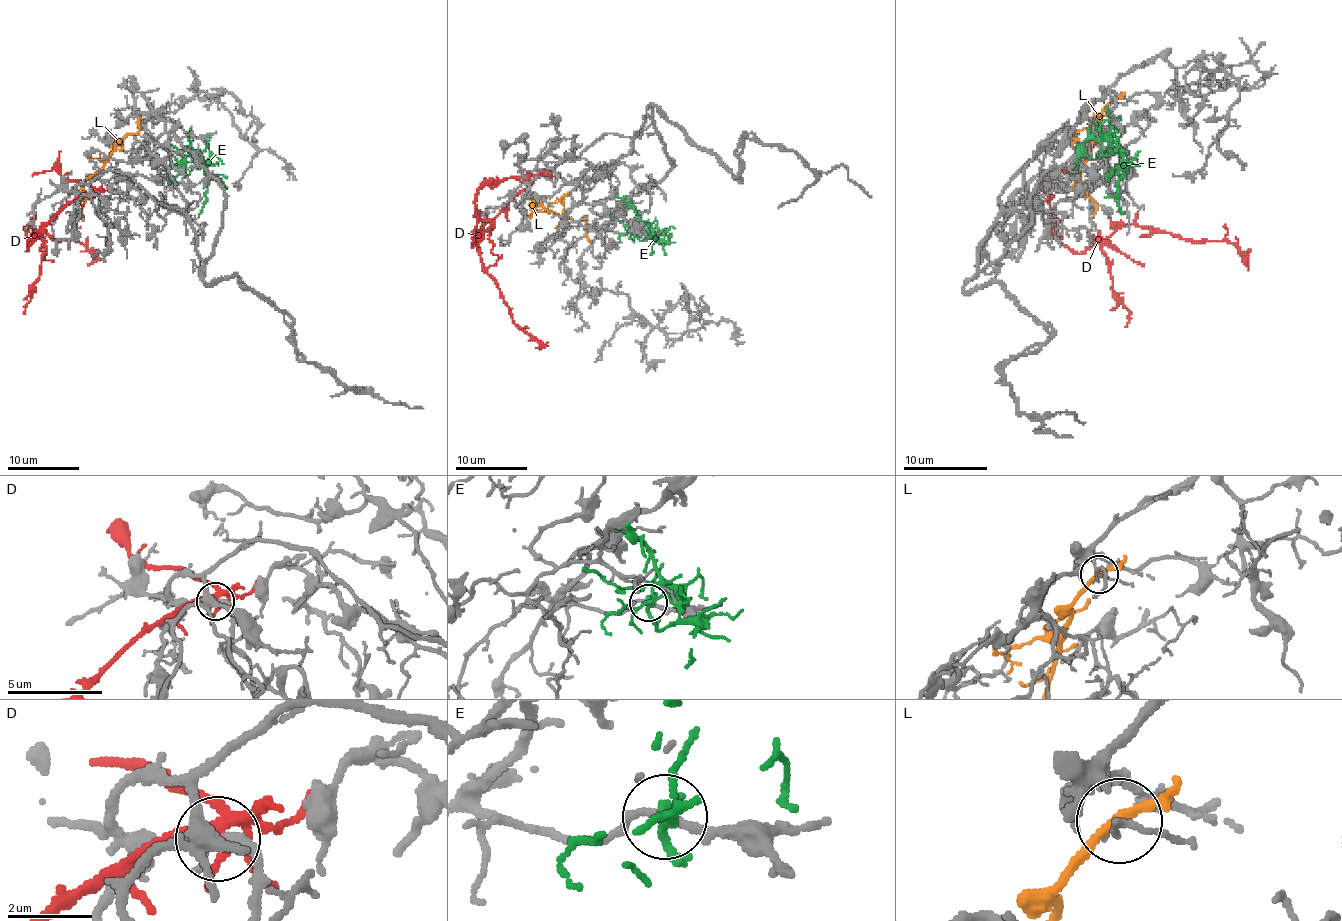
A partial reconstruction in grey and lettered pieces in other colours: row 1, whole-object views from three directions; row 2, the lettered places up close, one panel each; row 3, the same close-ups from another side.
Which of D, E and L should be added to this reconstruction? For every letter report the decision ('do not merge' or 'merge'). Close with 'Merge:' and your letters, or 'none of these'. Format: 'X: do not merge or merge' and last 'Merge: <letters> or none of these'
D: do not merge
E: do not merge
L: do not merge
Merge: none of these

